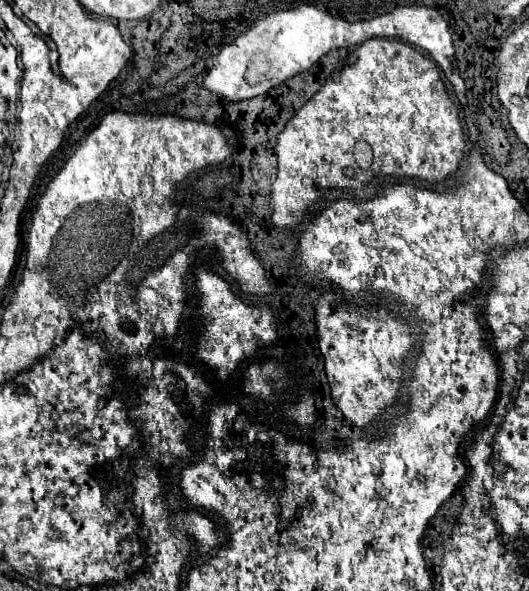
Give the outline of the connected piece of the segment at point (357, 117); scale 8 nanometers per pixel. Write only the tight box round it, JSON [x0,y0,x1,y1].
[271,38,463,228]

